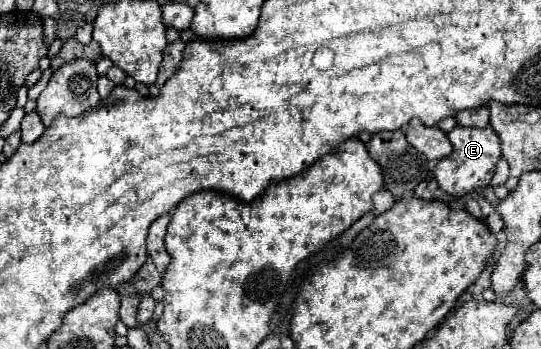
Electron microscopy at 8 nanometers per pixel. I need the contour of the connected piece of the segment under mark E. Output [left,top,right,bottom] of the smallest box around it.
[435,126,501,196]

